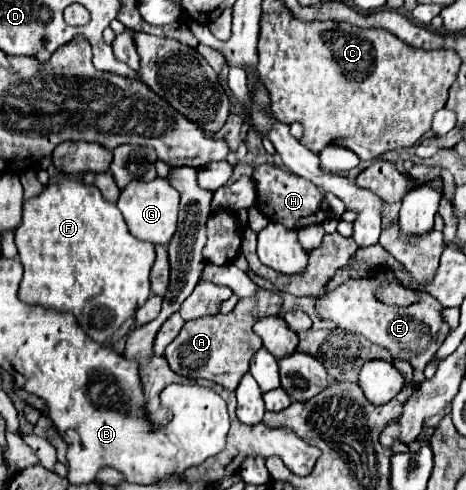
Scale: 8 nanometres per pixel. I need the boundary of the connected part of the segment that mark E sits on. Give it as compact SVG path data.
M379 269L373 279L361 279L361 281L349 279L331 293L327 293L325 297L321 297L321 301L315 301L315 307L323 319L333 321L337 327L349 333L363 335L371 343L389 349L393 357L411 363L413 383L419 385L423 381L425 365L433 359L433 353L437 353L441 341L445 341L445 337L449 335L449 325L443 319L443 305L439 305L439 301L429 297L427 293L419 293L421 301L409 307L391 307L377 301L375 299L377 287L387 285L387 279L391 277L393 275L389 273L389 269Z

